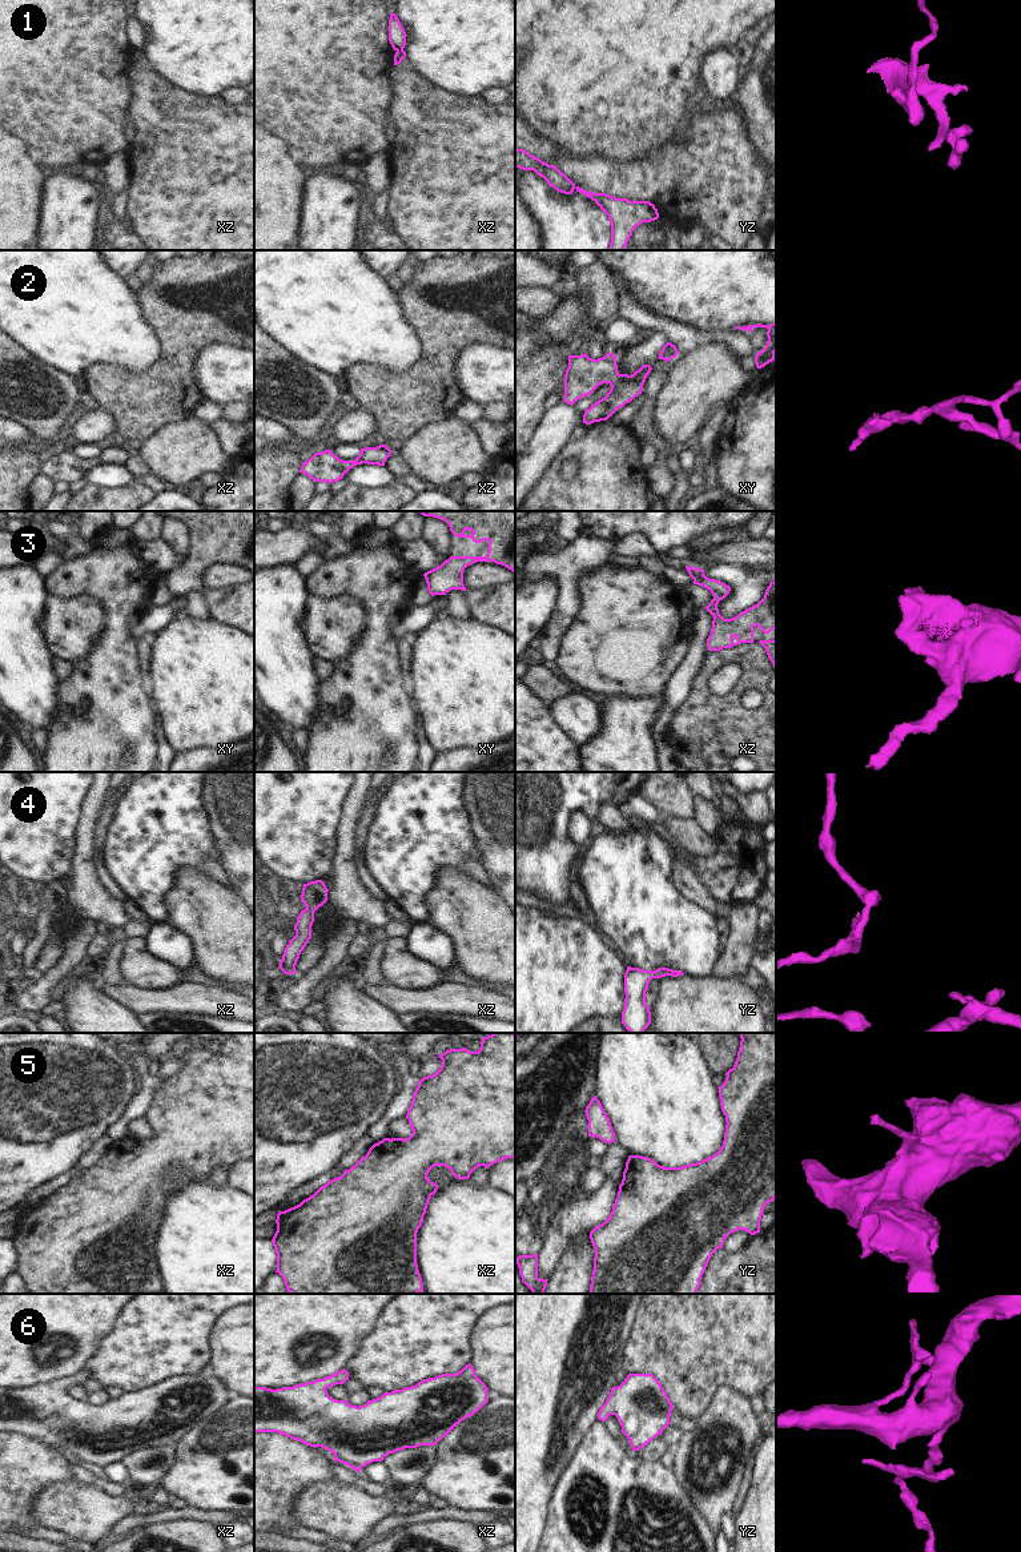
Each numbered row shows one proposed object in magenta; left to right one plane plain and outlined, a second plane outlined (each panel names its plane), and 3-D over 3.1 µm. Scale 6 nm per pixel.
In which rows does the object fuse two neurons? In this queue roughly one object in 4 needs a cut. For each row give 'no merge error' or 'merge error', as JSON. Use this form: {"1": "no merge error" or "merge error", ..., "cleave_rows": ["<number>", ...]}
{"1": "merge error", "2": "no merge error", "3": "no merge error", "4": "no merge error", "5": "no merge error", "6": "no merge error", "cleave_rows": ["1"]}

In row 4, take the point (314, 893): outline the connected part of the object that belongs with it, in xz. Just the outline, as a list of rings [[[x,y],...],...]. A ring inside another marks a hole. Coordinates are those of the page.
[[[322,880],[304,884],[301,901],[306,906],[301,910],[294,925],[296,936],[289,941],[280,961],[280,969],[285,974],[296,974],[296,965],[301,952],[311,938],[311,925],[314,922],[314,912],[327,901],[327,892]]]

